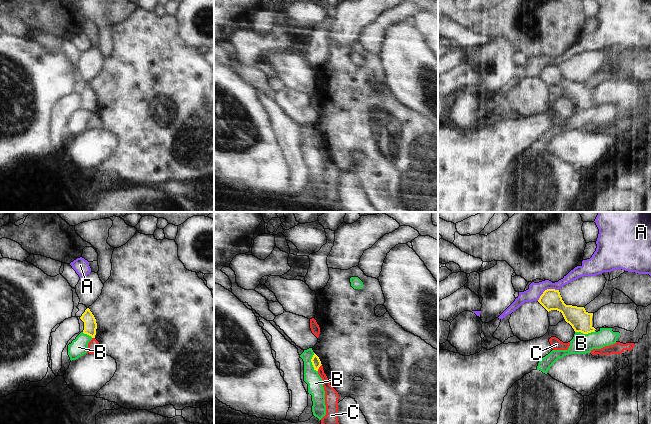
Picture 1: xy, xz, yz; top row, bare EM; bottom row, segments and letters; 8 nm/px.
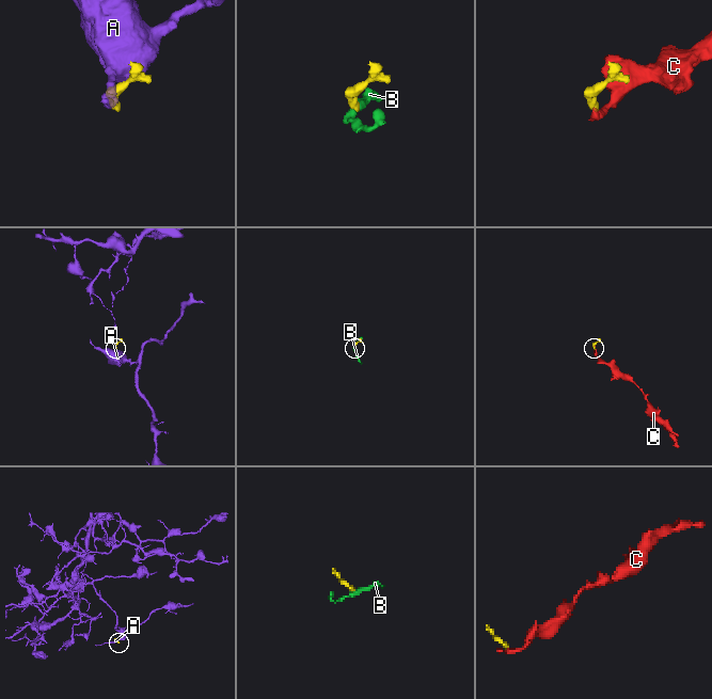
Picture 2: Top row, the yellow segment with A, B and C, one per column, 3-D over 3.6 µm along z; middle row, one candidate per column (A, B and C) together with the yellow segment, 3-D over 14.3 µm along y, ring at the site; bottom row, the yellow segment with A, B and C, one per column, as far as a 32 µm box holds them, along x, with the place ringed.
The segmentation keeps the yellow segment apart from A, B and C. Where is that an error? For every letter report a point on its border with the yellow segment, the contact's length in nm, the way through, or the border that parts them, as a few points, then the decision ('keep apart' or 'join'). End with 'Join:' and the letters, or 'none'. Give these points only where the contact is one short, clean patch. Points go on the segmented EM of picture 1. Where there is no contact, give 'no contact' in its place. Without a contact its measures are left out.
A: meets yellow in yz at (547, 289); contact 200 nm long; border along yz (558, 289), (546, 289), (537, 300); keep apart
B: meets yellow in xz at (311, 361); contact 160 nm long; border along xz (314, 353), (311, 364), (317, 371); keep apart
C: meets yellow in xz at (319, 366); contact 70 nm long; border along xz (321, 364), (317, 370); keep apart
Join: none

